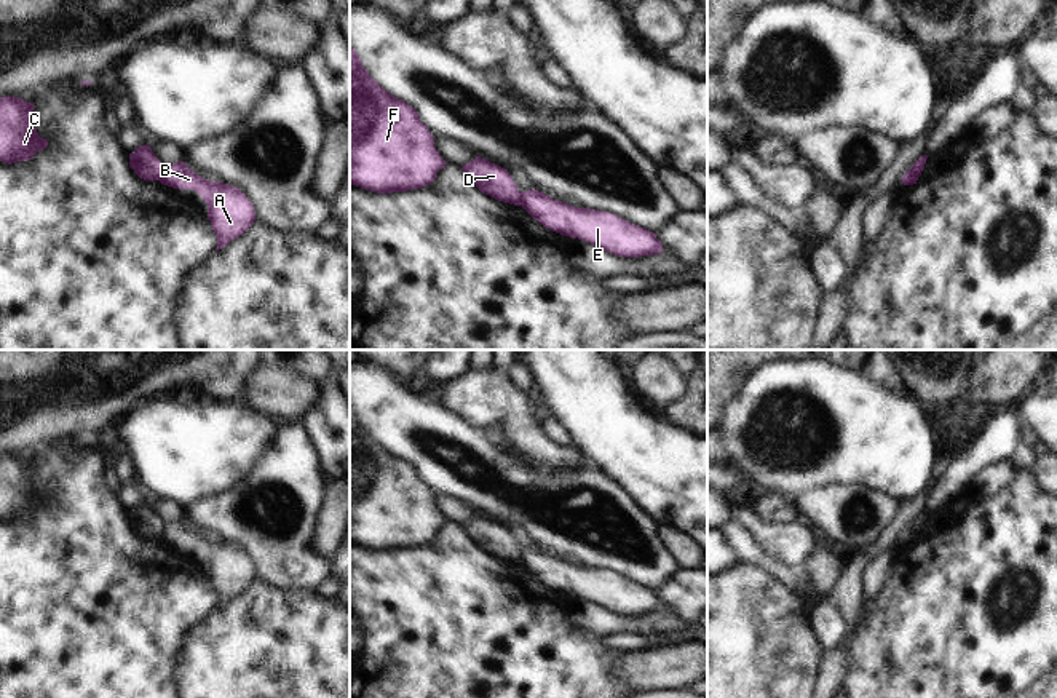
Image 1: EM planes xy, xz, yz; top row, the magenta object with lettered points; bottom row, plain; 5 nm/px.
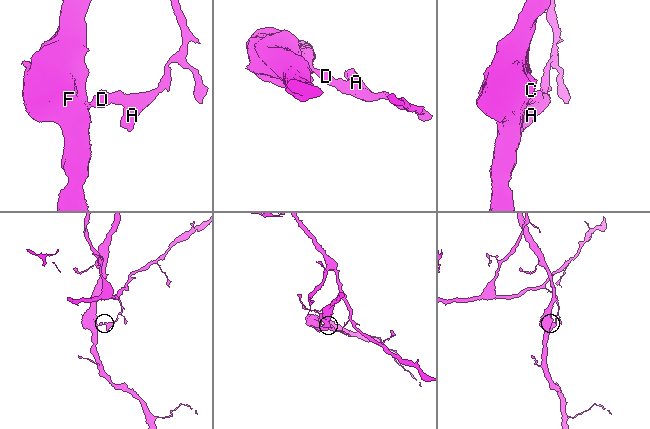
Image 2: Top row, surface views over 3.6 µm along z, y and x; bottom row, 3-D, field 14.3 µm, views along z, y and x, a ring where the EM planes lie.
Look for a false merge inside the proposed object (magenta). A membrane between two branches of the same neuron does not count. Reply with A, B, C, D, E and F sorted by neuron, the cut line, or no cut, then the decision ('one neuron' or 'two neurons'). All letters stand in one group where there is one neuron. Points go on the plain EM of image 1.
A B E / C D F; cut in xz along (519, 550), (521, 563); two neurons

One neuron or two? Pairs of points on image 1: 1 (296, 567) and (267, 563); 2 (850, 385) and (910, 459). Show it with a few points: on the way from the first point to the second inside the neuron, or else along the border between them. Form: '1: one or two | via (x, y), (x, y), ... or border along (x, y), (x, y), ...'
1: one | via (289, 564), (273, 563)
2: one | via (855, 403), (893, 441)

